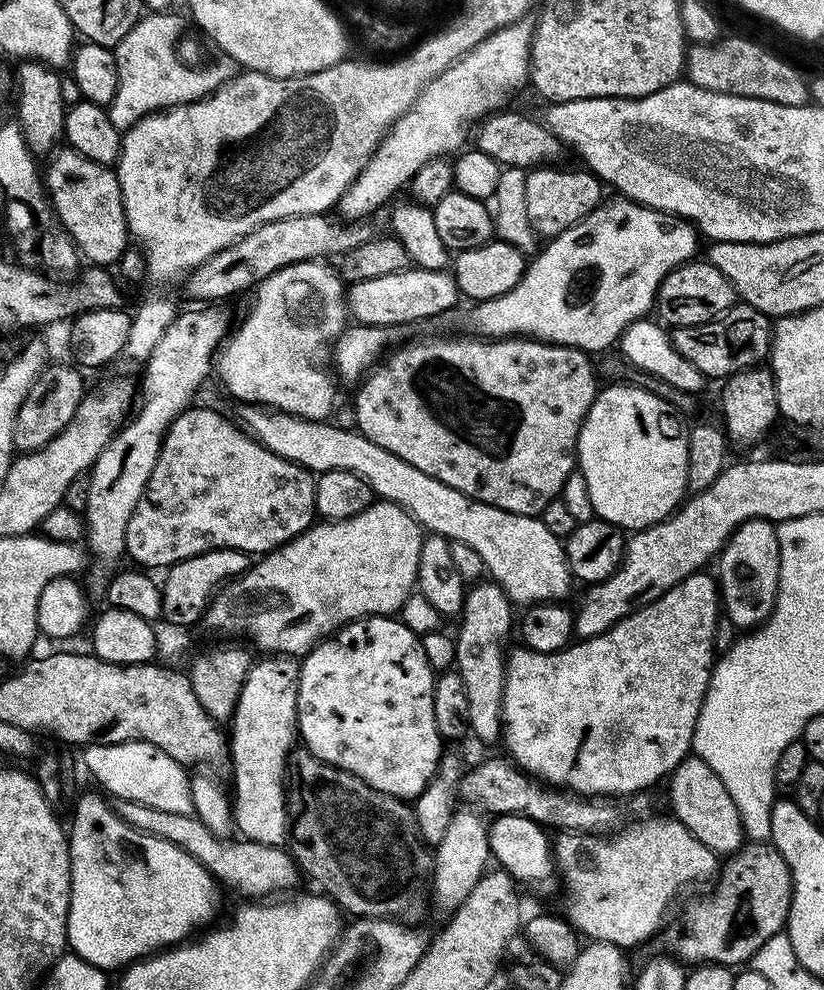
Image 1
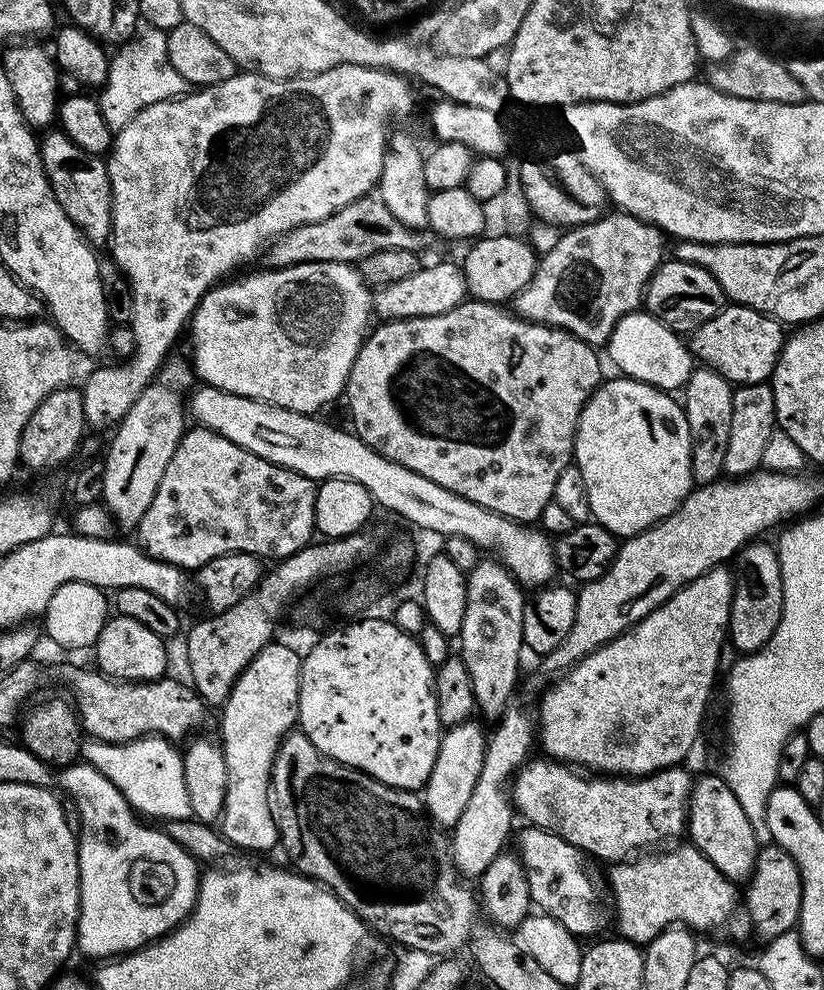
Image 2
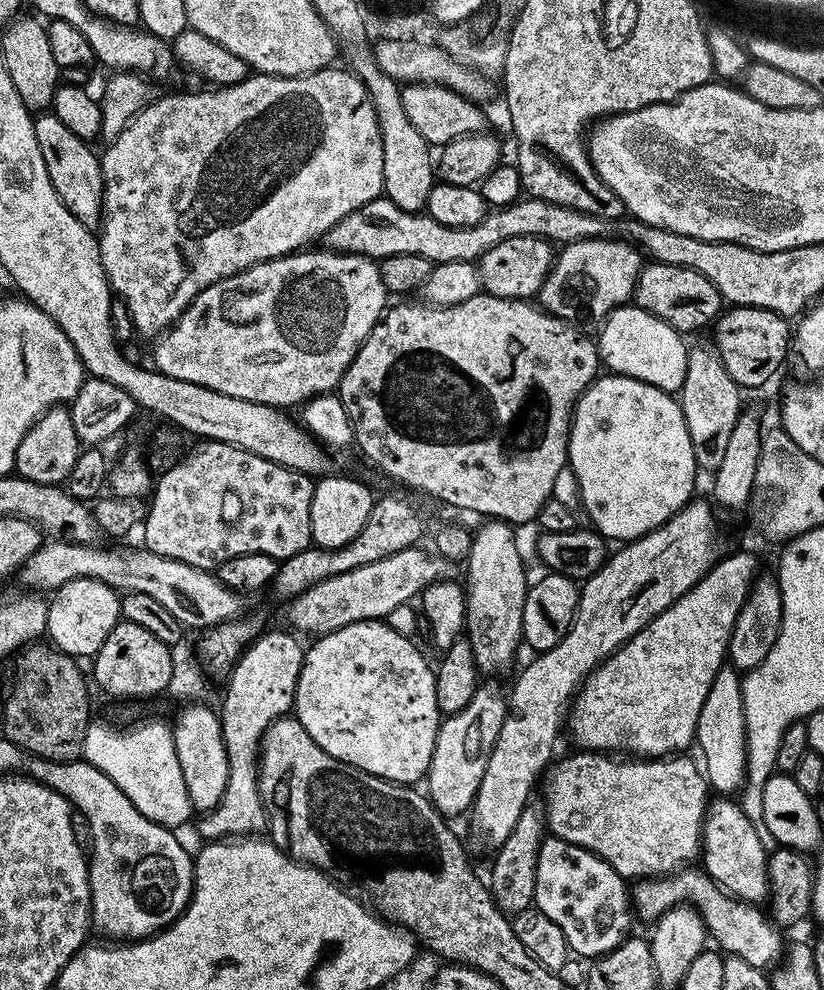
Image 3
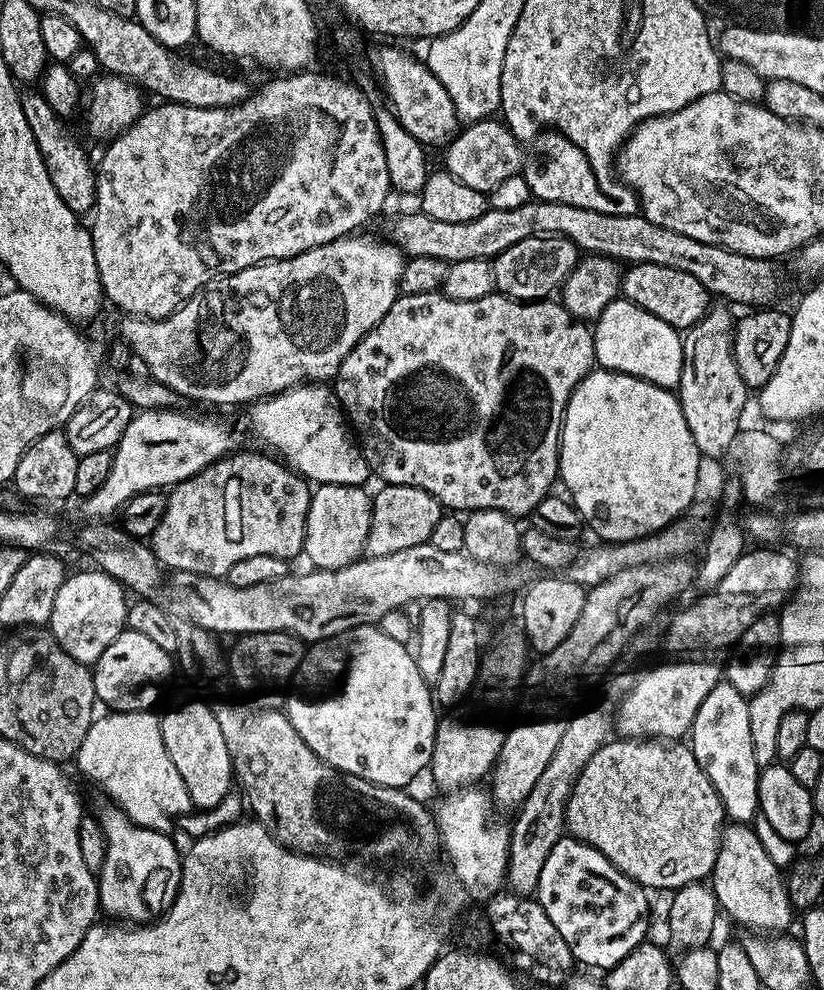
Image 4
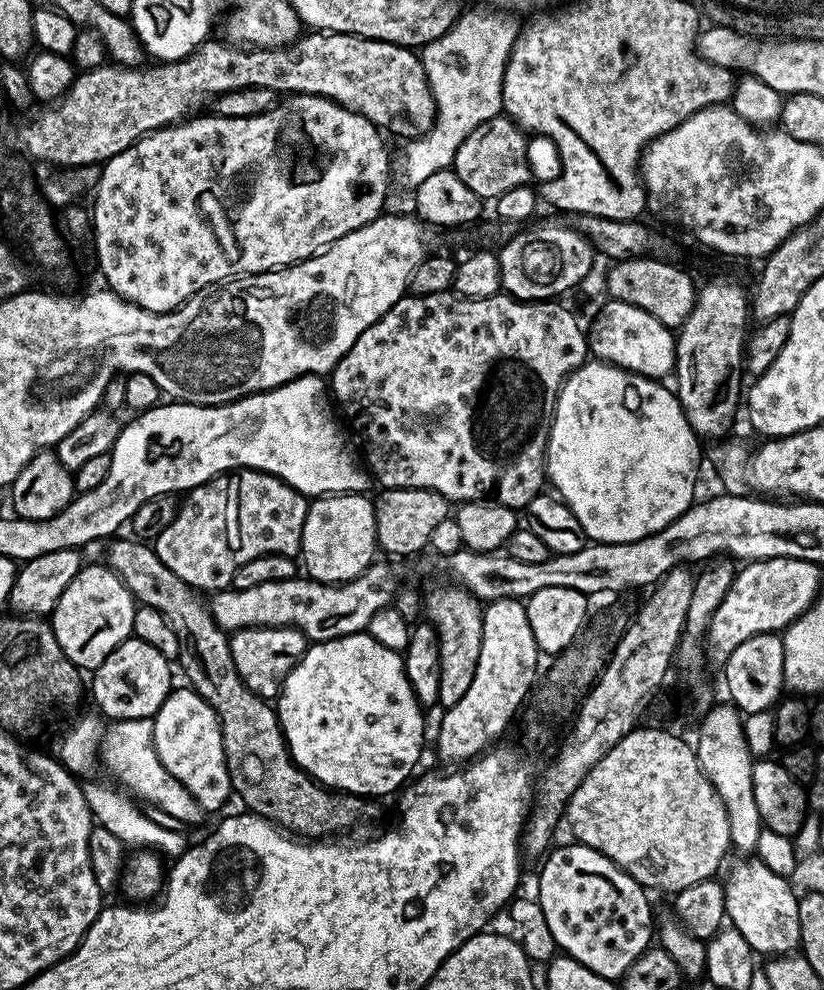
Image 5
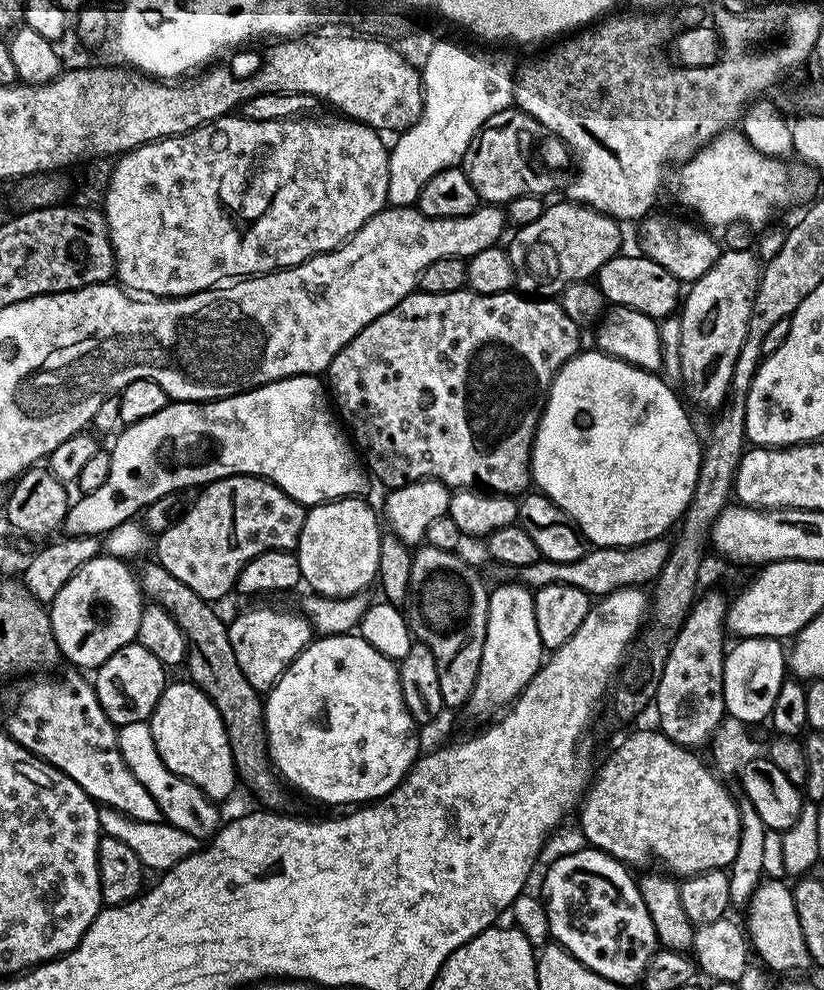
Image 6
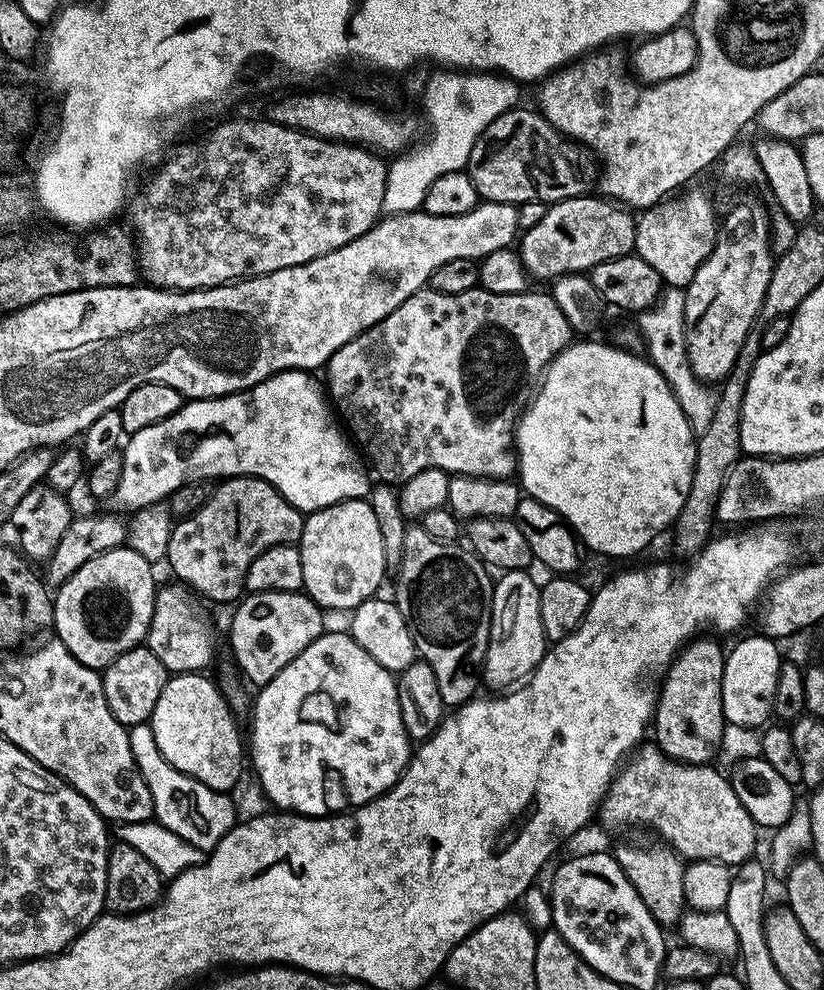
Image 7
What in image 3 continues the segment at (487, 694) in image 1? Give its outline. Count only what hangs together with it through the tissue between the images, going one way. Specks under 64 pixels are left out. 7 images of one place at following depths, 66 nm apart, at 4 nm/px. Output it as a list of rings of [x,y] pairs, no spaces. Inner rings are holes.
[[[491,518],[481,524],[484,525],[473,531],[470,554],[466,561],[466,639],[474,650],[474,662],[481,673],[504,672],[516,656],[516,647],[522,644],[522,610],[526,606],[530,579],[524,573],[524,560],[520,557],[516,536],[512,533],[515,532],[513,525]]]

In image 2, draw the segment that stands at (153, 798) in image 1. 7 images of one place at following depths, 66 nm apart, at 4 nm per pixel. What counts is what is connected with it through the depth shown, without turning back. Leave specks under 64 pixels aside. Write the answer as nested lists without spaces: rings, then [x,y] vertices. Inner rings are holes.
[[[141,736],[129,744],[107,744],[88,738],[83,741],[82,756],[118,786],[137,813],[145,817],[157,816],[160,822],[187,820],[192,816],[190,794],[186,794],[184,758],[173,741],[165,740],[163,736]]]

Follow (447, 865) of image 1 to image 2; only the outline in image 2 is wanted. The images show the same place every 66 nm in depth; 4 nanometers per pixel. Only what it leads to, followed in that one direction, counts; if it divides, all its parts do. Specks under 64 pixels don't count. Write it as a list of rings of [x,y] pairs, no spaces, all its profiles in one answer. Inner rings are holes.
[[[510,706],[500,717],[496,728],[491,729],[484,746],[482,774],[478,774],[478,782],[474,786],[474,794],[470,794],[470,802],[466,802],[466,810],[462,810],[462,818],[458,818],[455,828],[450,832],[450,851],[452,863],[456,865],[461,877],[478,878],[494,862],[499,852],[505,851],[508,834],[512,830],[514,809],[510,792],[506,785],[515,776],[517,770],[529,759],[532,744],[534,748],[534,720],[517,706]]]

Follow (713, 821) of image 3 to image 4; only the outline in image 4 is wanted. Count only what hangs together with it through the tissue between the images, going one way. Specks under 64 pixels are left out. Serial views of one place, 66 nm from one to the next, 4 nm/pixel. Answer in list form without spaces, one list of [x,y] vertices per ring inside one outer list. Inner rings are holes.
[[[729,823],[727,827],[725,827],[724,831],[720,833],[720,849],[718,850],[718,858],[714,862],[714,870],[712,871],[712,875],[710,877],[710,887],[712,889],[712,893],[716,896],[716,902],[721,913],[724,912],[729,916],[732,920],[737,920],[738,923],[741,924],[744,928],[752,928],[753,933],[756,934],[784,934],[789,931],[788,927],[793,927],[794,924],[794,916],[792,920],[792,915],[794,915],[794,909],[792,903],[790,902],[790,898],[788,897],[788,886],[785,880],[785,877],[782,875],[782,869],[774,864],[770,860],[768,854],[766,854],[765,847],[758,840],[758,834],[755,833],[755,830],[752,826],[749,826],[747,823]]]

